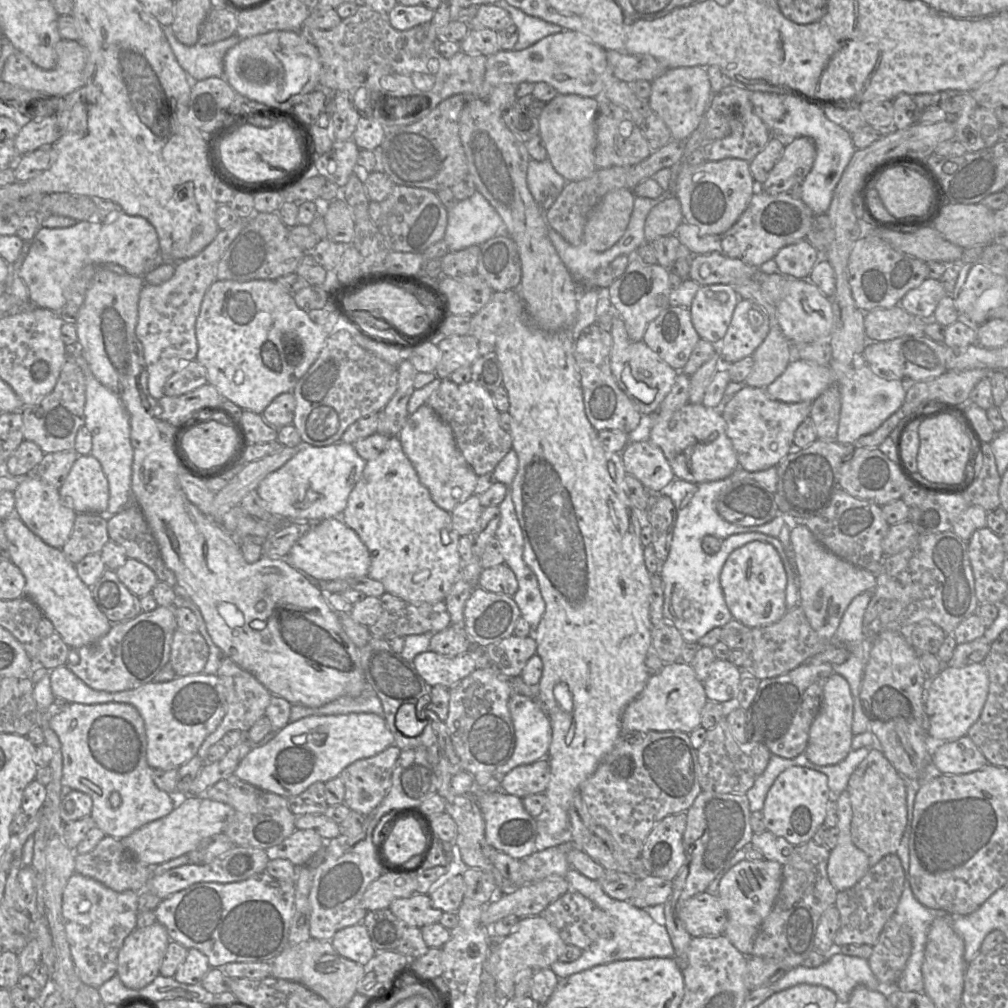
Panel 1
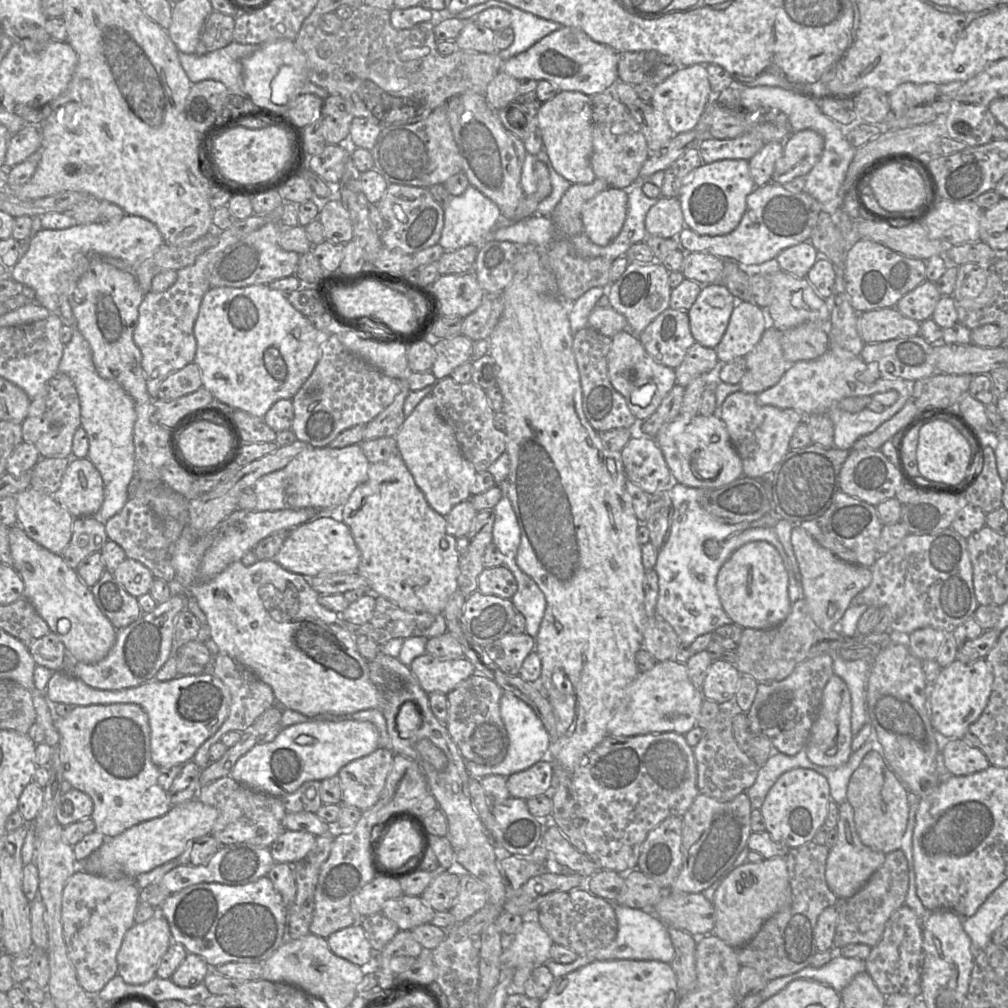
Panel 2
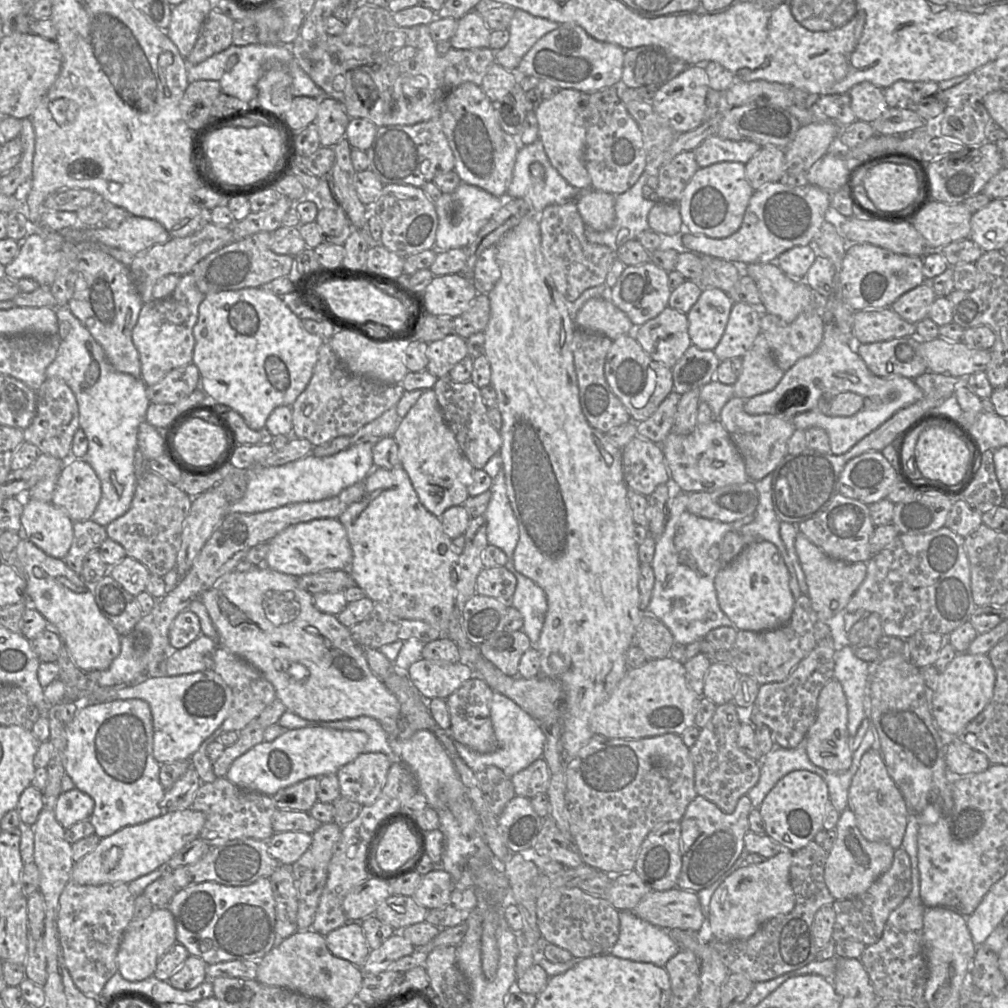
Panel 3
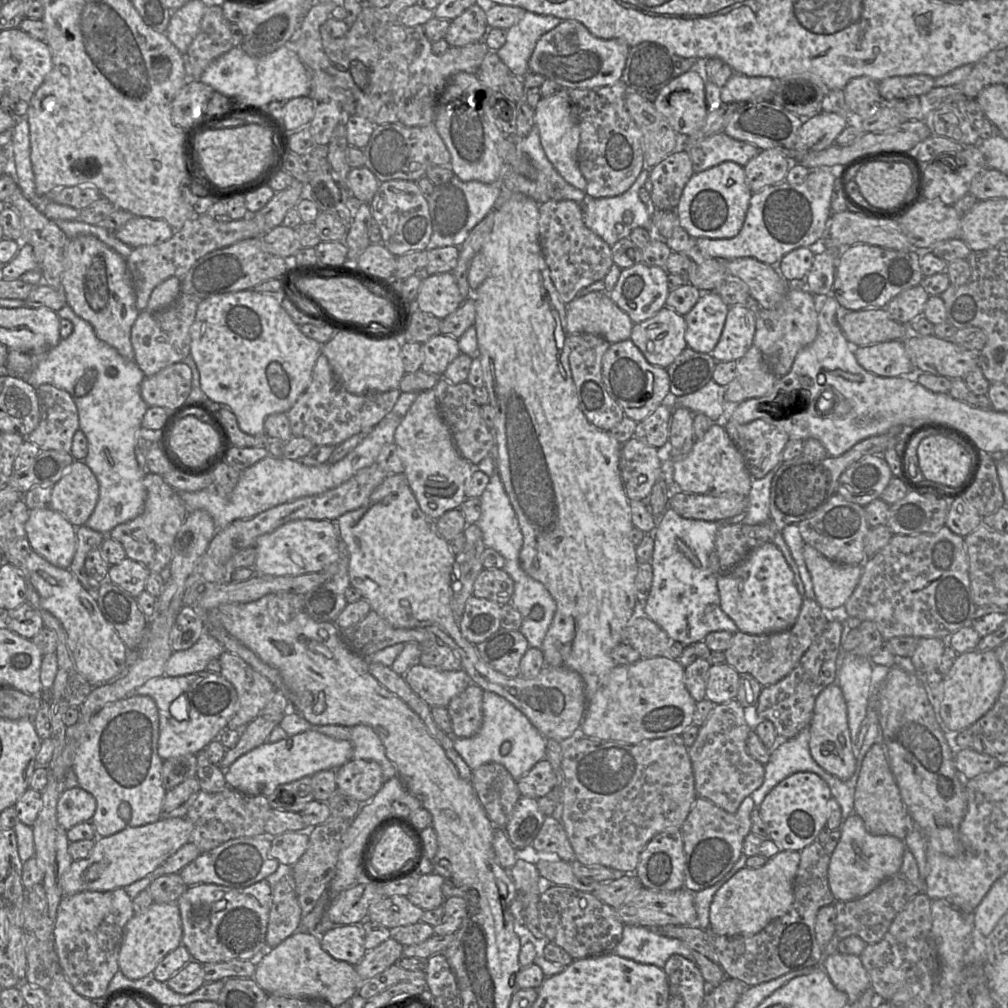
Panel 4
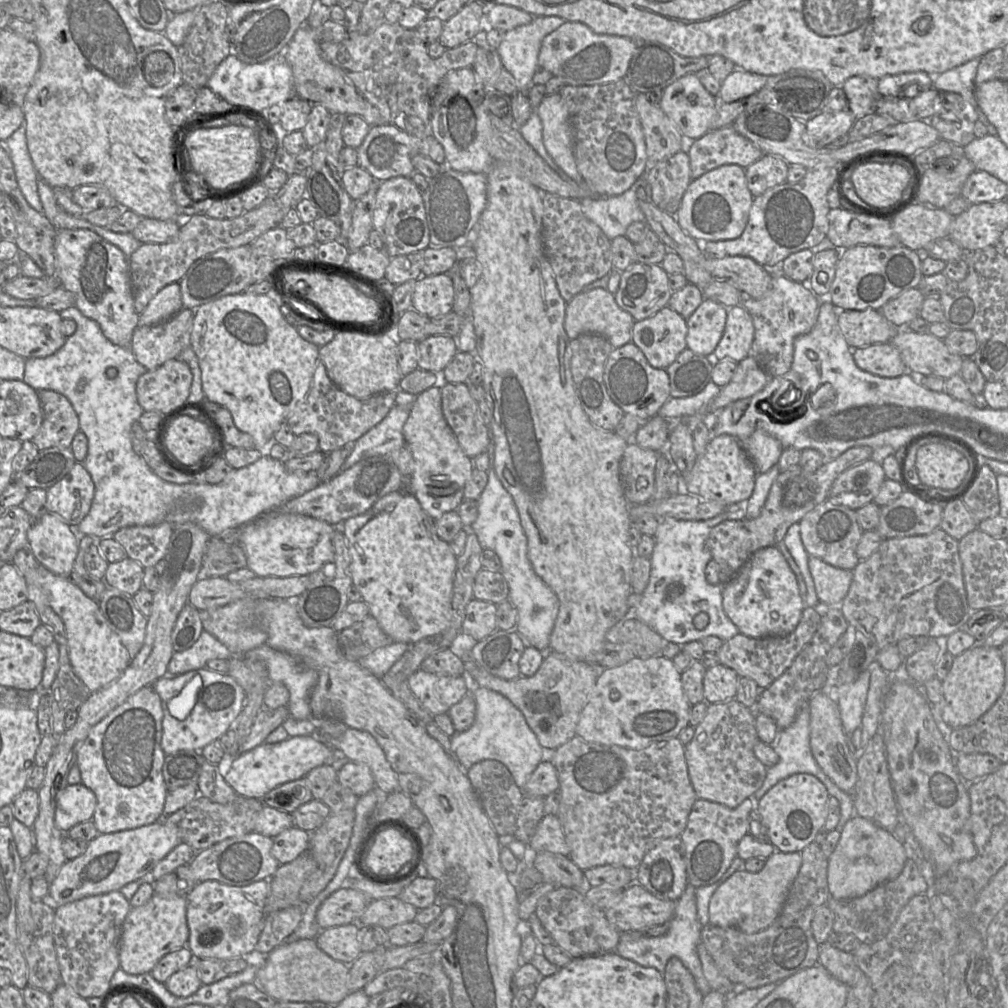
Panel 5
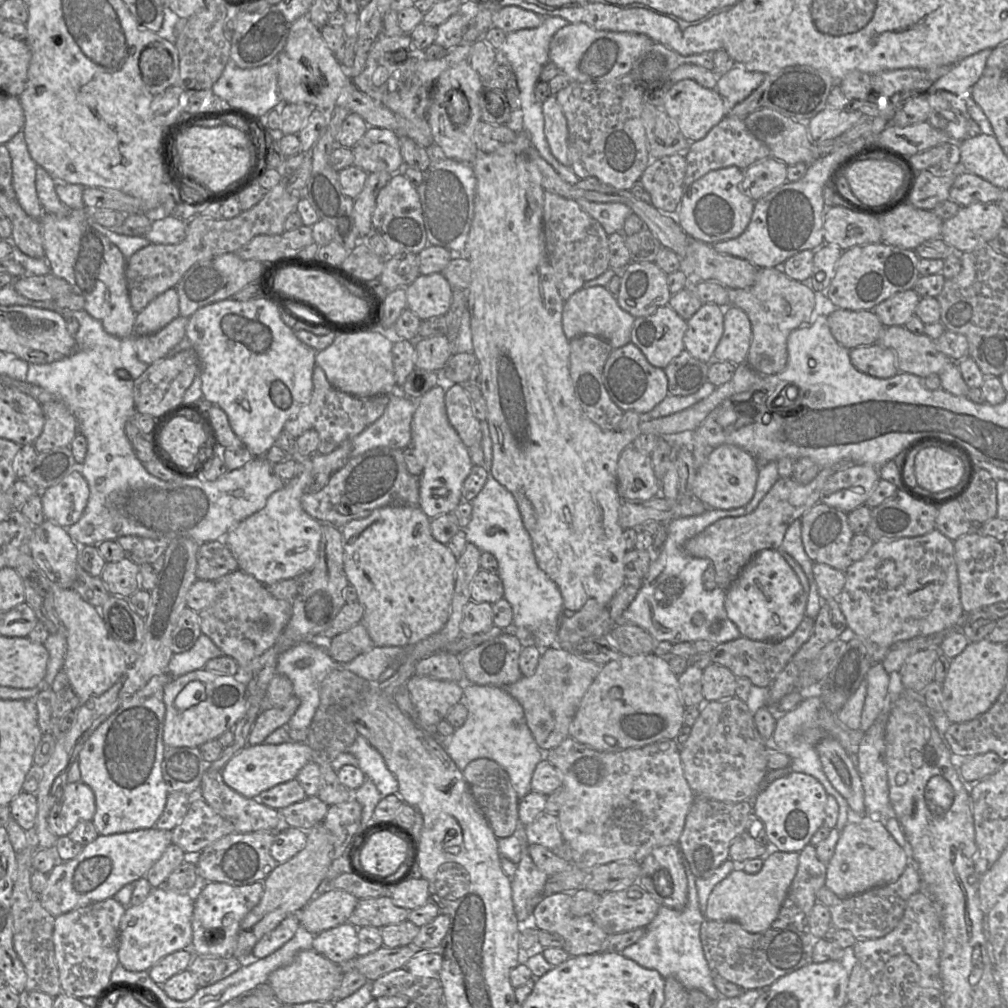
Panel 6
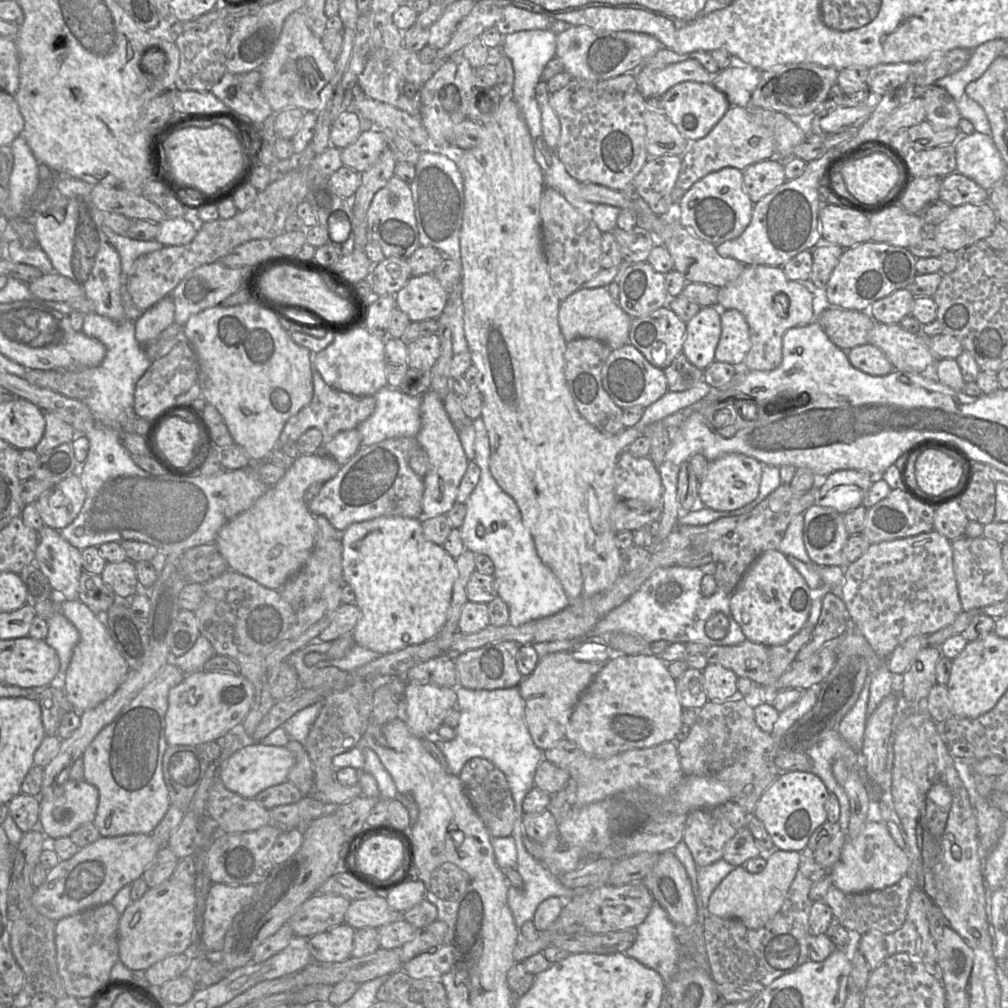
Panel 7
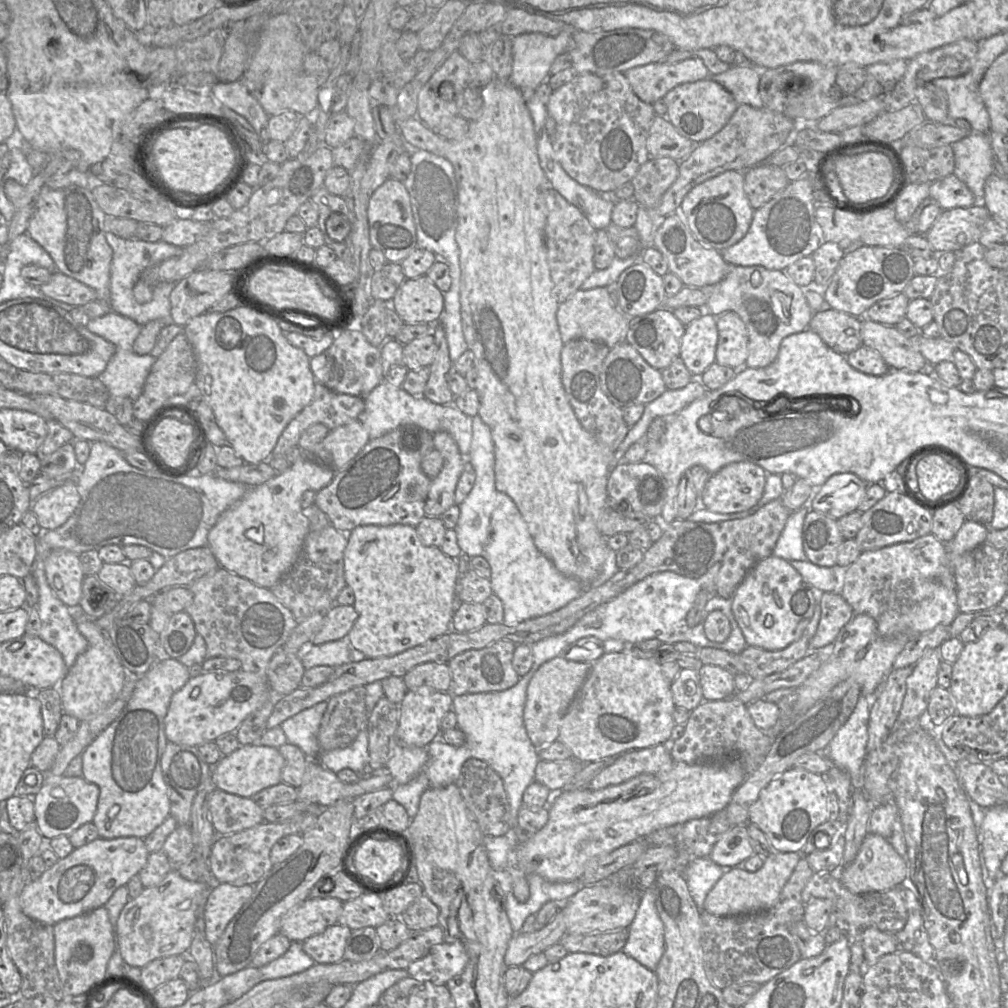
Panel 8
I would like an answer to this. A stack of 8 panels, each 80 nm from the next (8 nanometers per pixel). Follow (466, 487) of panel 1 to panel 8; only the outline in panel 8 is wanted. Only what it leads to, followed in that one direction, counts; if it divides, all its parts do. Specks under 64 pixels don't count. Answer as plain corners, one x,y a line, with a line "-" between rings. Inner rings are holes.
447,432
433,434
434,449
439,451
444,463
440,473
432,479
424,506
426,516
440,517
455,504
455,490
464,469
465,456
456,441

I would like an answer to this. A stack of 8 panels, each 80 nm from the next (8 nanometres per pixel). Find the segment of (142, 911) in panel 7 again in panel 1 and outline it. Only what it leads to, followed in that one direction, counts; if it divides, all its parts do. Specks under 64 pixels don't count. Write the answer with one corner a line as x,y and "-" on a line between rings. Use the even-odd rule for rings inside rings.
156,921
151,926
136,928
124,941
117,960
117,976
129,989
140,990
160,975
160,967
170,942
166,928

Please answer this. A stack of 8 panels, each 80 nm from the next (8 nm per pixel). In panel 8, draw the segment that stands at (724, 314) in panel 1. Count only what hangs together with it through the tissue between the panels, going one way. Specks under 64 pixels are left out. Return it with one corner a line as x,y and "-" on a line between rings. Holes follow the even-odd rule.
707,311
685,327
680,357
693,378
699,378
715,362
718,343
716,317

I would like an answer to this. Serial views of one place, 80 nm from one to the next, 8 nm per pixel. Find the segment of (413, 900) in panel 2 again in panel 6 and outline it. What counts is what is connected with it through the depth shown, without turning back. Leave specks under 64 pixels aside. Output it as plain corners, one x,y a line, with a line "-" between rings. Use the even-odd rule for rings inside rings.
390,895
359,899
349,921
355,927
383,928
408,920
409,910
395,905

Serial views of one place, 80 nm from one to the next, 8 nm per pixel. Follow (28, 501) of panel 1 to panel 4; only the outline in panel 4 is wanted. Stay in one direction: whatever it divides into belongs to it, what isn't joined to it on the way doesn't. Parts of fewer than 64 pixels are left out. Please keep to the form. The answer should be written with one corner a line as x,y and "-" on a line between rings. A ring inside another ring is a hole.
50,507
32,509
25,523
31,548
52,565
68,569
76,551
76,527

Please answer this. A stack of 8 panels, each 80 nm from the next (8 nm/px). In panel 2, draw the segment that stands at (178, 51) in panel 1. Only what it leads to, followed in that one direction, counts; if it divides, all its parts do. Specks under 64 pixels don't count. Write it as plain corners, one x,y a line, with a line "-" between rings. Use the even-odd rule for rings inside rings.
231,42
204,55
178,53
182,68
192,84
204,80
223,83
231,94
243,94
243,60
260,45

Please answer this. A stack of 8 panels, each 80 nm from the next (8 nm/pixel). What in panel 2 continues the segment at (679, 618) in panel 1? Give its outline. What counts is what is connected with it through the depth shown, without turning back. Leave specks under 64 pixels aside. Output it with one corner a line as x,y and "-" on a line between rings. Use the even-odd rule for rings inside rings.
676,483
676,484
674,484
674,485
672,486
672,488
671,488
670,490
668,490
670,499
671,499
671,501
672,501
673,509
674,509
673,518
672,518
672,524
671,524
671,529
670,529
670,533
669,533
668,539
666,540
665,544
664,544
664,545
659,549
659,551
658,551
657,561
656,561
656,565
655,565
655,567
654,567
654,570
655,570
655,572
656,572
657,575
658,575
658,582
659,582
659,593
658,593
658,599
657,599
657,603
656,603
656,614
657,614
658,616
662,617
665,621
667,621
667,622
672,626
672,628
673,628
674,631
676,632
676,634
677,634
679,640
680,640
682,643
687,643
687,644
692,644
698,636
704,635
704,634
706,634
706,633
712,633
715,629
717,629
717,628
719,628
719,627
721,627
721,626
723,626
723,625
733,623
732,620
731,620
731,618
730,618
730,617
726,614
726,612
724,611
724,609
723,609
723,607
722,607
722,604
721,604
721,601
720,601
720,598
719,598
718,593
717,593
717,589
716,589
717,574
718,574
720,568
721,568
721,567
723,566
723,564
725,563
725,561
727,561
727,559
729,559
729,557
730,557
738,548
740,548
741,546
743,546
743,545
745,545
745,544
747,544
747,543
749,543
749,542
753,542
753,541
768,541
768,539
765,539
764,537
752,537
752,538
748,538
747,540
744,540
743,543
741,543
740,545
738,545
738,546
735,547
734,549
732,548
732,549
729,549
729,550
727,551
727,549
726,549
726,544
728,544
728,540
726,540
726,539
729,538
730,536
736,534
736,533
742,532
742,531
744,531
744,530
746,530
746,529
750,529
750,522
741,522
741,523
738,523
738,524
726,524
726,523
722,523
722,522
718,521
717,519
715,519
711,514
709,514
705,509
703,509
702,506
701,506
701,504
700,504
700,498
704,495
704,492
705,492
706,490
712,490
712,489
693,488
693,487
685,486
685,485
681,484
681,483
-
708,539
714,539
714,540
716,540
716,541
718,541
718,542
720,542
720,543
721,543
722,541
726,540
726,541
724,541
724,542
722,543
720,552
719,552
719,554
718,554
716,557
708,557
708,556
705,554
705,552
704,552
703,544
704,544
704,542
705,542
706,540
708,540

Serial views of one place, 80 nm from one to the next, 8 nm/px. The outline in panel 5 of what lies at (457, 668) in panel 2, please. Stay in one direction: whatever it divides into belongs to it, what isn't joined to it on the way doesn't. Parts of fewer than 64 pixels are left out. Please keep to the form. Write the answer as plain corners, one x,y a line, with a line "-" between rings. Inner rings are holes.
422,669
411,674
407,684
432,716
447,713
452,705
470,692
470,686
474,686
466,675
440,675

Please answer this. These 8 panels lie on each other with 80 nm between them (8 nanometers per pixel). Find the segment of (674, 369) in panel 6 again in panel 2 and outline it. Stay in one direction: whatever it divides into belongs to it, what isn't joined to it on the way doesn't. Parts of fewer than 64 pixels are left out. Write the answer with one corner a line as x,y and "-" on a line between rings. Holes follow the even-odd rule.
695,342
682,363
675,368
676,384
687,387
700,376
714,374
720,366
716,350

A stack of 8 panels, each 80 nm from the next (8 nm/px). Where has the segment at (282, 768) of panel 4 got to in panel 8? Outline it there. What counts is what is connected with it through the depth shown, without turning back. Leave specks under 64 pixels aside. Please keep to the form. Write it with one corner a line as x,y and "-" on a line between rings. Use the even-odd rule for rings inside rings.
259,743
240,745
234,752
222,756
212,767
212,780
217,789
243,798
251,798
265,788
281,783
284,758
278,748
262,746

